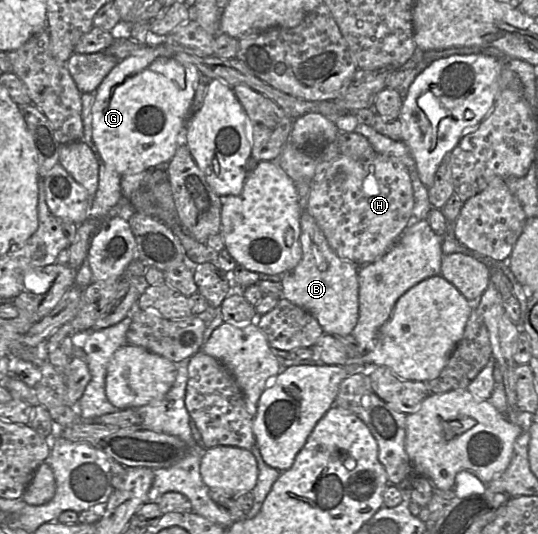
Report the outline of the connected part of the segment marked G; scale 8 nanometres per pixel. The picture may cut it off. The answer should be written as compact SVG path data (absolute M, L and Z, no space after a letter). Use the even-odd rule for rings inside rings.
M164 44L150 48L143 55L120 60L94 92L92 138L103 161L120 175L138 174L150 168L165 167L177 147L185 143L186 122L201 80L201 73L188 61L185 53L175 52Z

